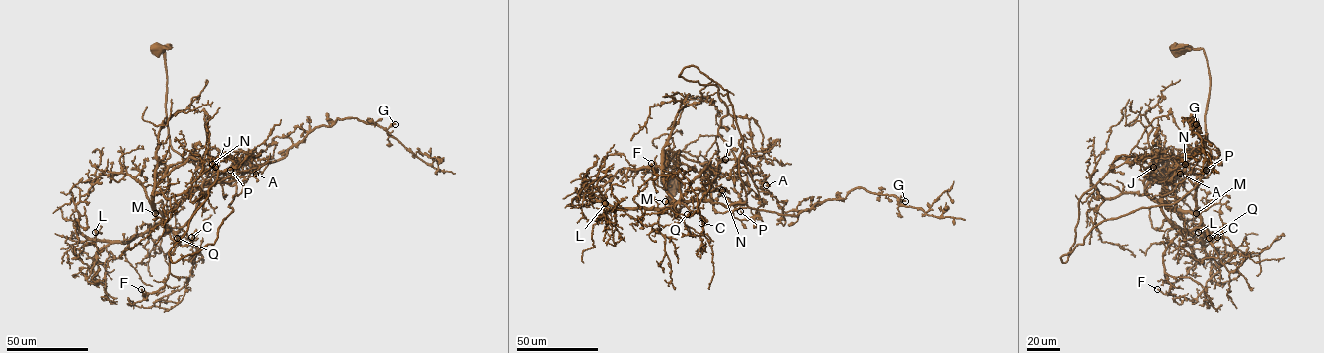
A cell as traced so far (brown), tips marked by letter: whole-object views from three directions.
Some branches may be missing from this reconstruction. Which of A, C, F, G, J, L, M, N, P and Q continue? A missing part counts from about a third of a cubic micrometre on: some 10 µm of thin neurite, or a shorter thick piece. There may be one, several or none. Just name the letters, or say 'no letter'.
F, G, M, Q

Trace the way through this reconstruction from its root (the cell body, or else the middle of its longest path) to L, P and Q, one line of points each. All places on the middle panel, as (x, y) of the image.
L: (668, 181), (677, 215), (705, 189), (706, 197), (659, 209), (612, 207), (605, 197), (605, 203)
P: (668, 181), (677, 215), (705, 189), (699, 200), (744, 203), (732, 212), (744, 219), (740, 211)
Q: (668, 181), (677, 215), (705, 189), (703, 199), (674, 205), (683, 202), (695, 213), (687, 214)

